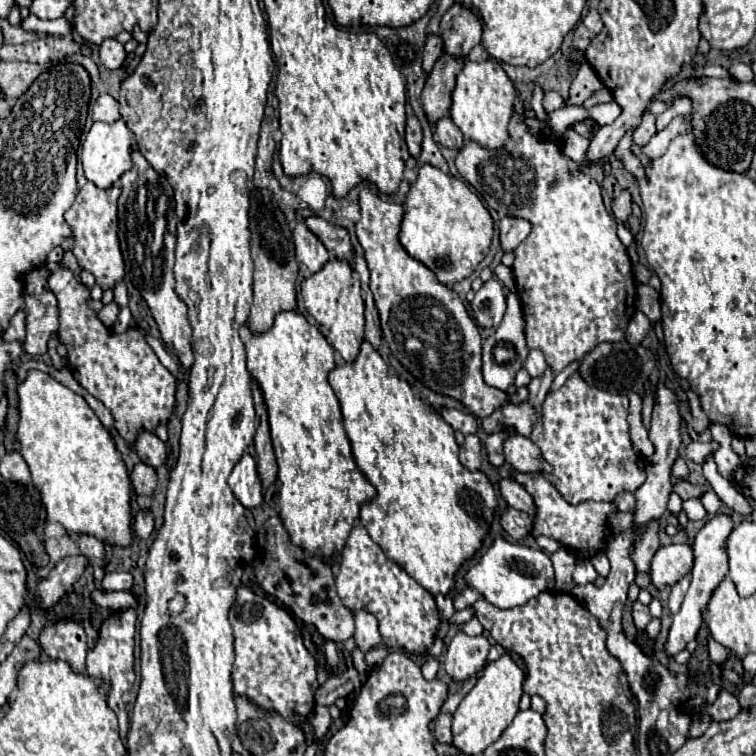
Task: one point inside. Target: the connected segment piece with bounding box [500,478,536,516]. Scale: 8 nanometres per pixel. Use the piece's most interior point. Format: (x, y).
(516, 496)

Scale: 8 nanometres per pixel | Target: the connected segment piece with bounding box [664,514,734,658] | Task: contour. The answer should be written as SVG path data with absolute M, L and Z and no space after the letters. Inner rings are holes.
M716 514L712 520L706 522L706 526L696 534L694 538L694 570L692 570L692 582L690 582L690 590L684 596L682 608L680 612L674 616L672 628L668 632L668 638L664 642L664 652L672 658L678 652L682 652L686 648L686 644L690 640L696 638L700 626L702 626L702 612L706 608L706 604L712 598L712 592L716 590L716 586L720 586L720 582L724 580L724 576L728 574L728 556L726 556L726 540L728 534L734 528L734 520L728 514Z

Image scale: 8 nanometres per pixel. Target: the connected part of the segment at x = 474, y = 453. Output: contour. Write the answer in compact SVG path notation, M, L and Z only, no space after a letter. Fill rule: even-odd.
M470 434L466 436L466 442L460 448L460 462L468 468L468 470L480 470L480 462L482 462L482 444L478 440L478 436Z

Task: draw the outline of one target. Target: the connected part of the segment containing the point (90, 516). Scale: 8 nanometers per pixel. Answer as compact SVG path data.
M30 370L28 378L18 386L20 396L20 426L18 442L20 452L32 472L32 482L40 490L42 502L48 512L50 522L58 522L72 536L88 534L110 546L130 546L132 542L132 514L130 514L130 476L122 454L116 448L114 438L102 426L98 416L86 404L82 396L56 382L52 376Z

